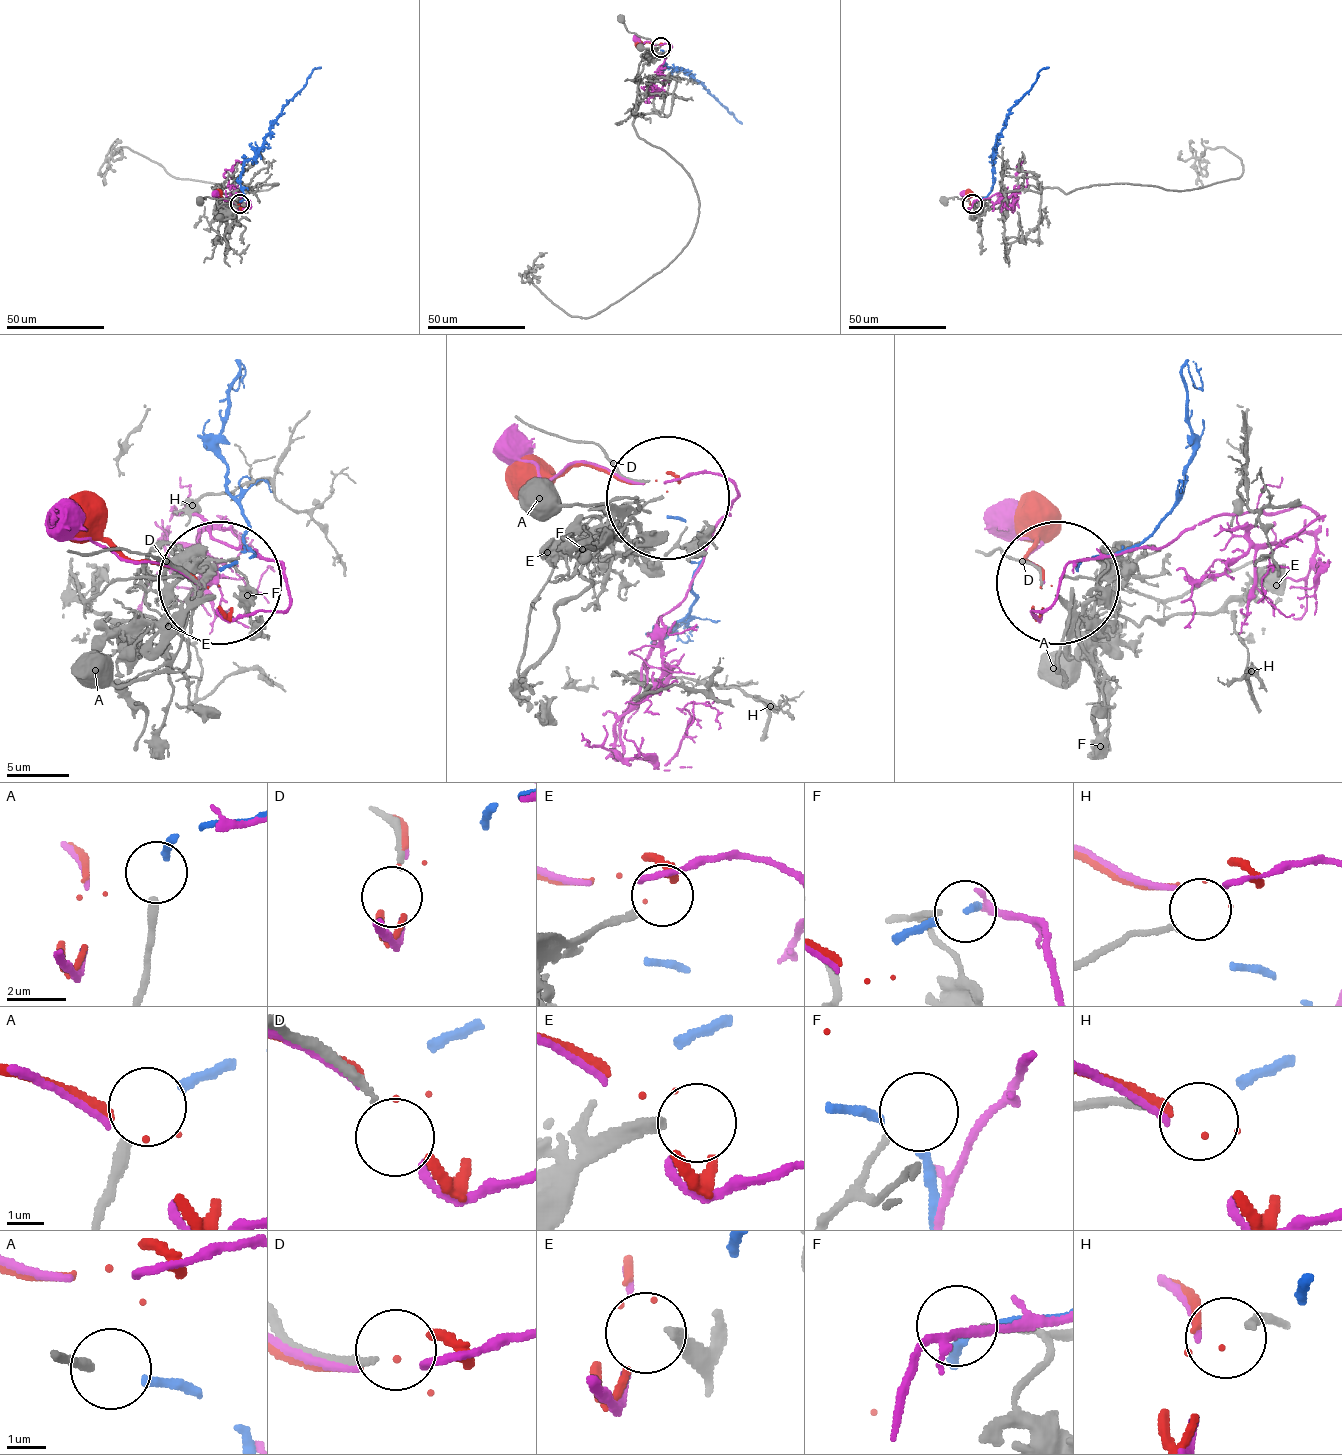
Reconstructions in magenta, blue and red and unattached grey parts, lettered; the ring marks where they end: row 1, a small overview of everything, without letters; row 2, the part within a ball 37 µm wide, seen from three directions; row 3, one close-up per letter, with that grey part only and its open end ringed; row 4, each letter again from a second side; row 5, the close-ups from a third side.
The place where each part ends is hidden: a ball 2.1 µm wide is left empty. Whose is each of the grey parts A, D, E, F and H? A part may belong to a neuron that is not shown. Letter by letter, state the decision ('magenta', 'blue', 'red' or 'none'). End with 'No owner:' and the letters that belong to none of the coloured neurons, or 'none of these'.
A: blue
D: none
E: none
F: none
H: red
No owner: D, E, F

